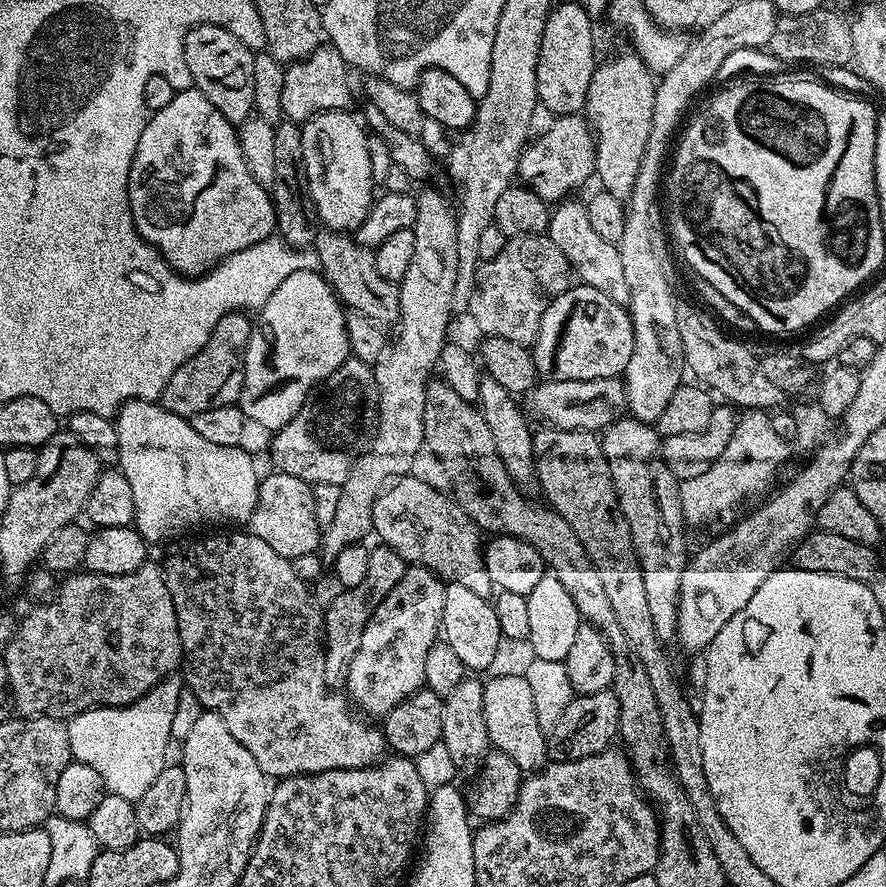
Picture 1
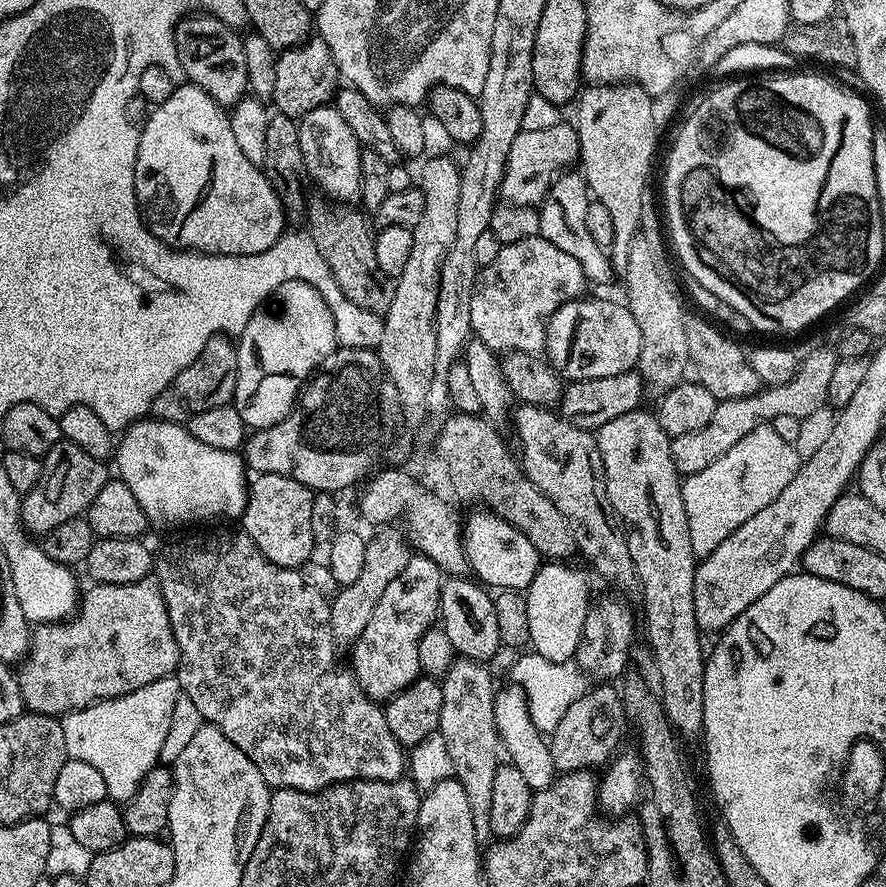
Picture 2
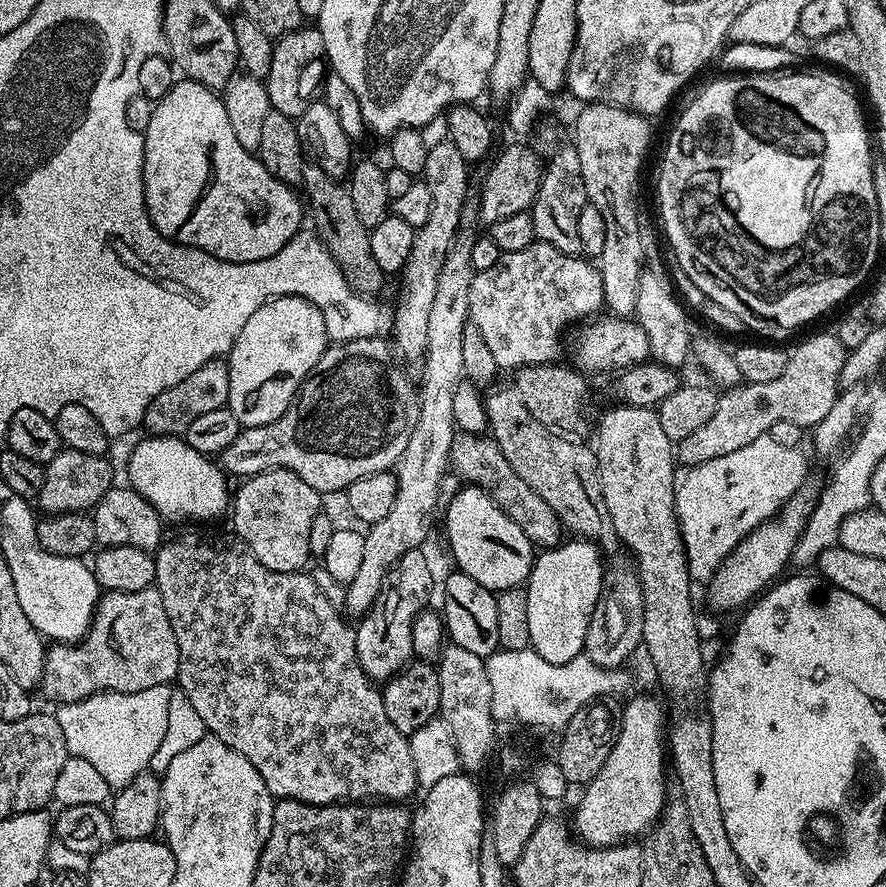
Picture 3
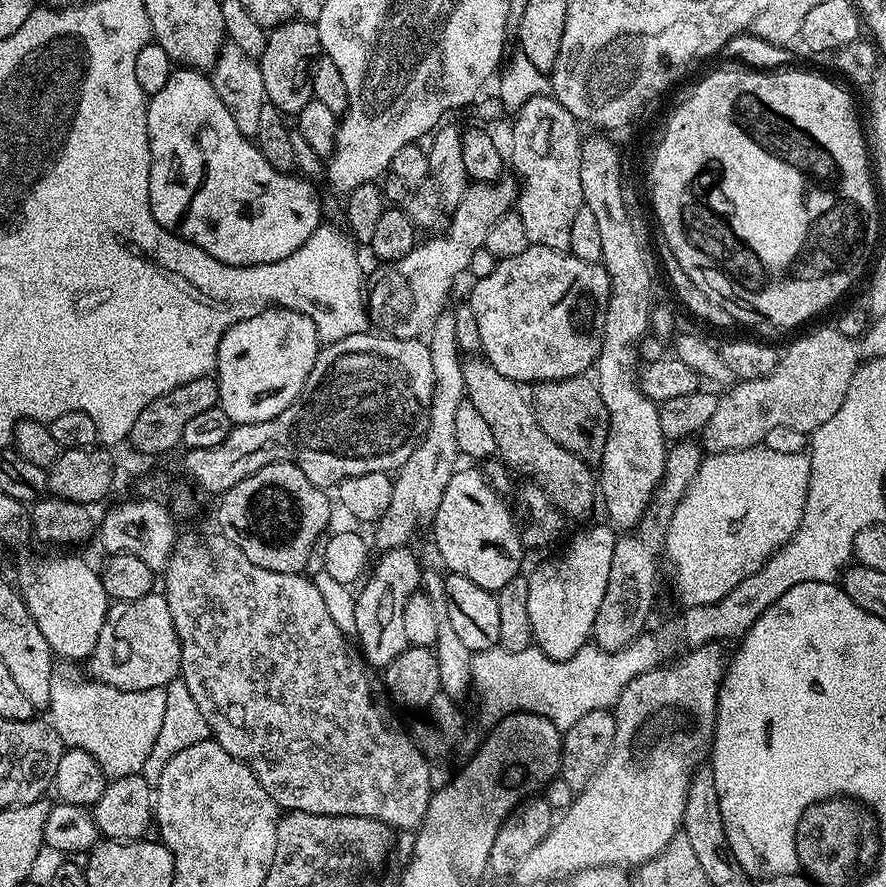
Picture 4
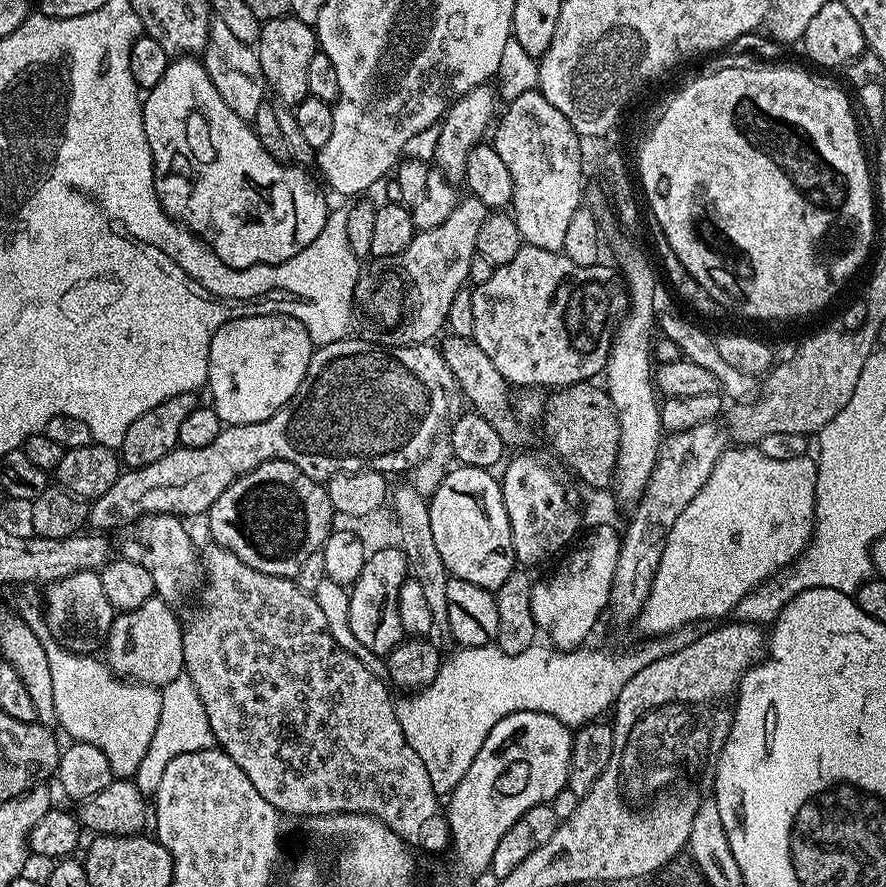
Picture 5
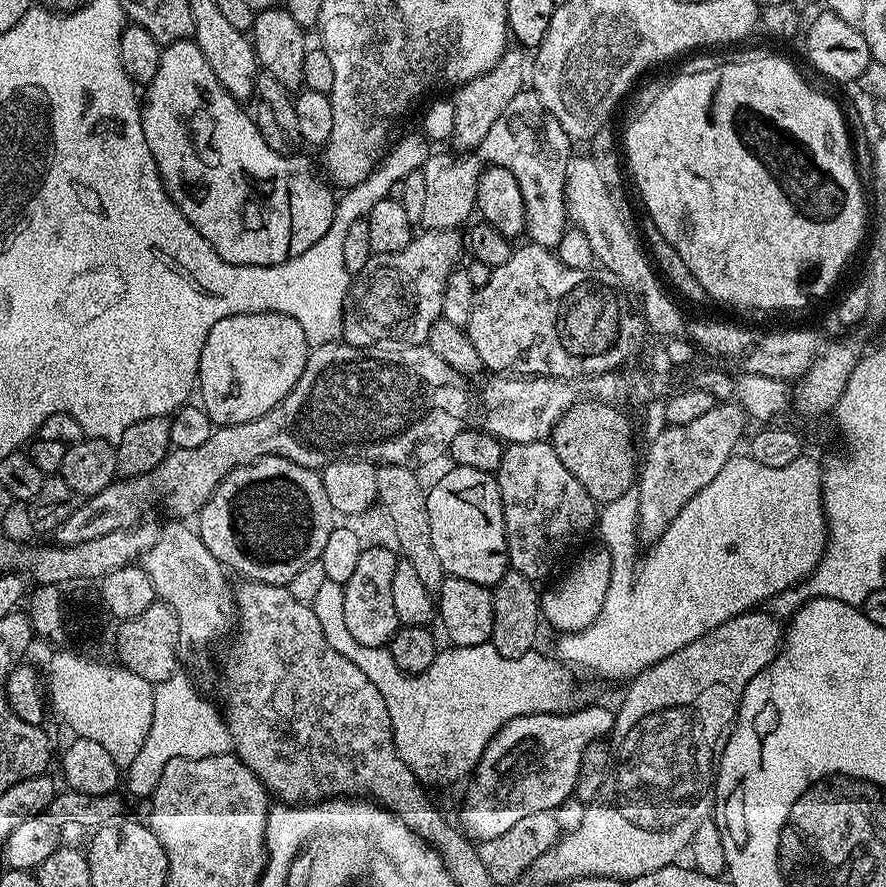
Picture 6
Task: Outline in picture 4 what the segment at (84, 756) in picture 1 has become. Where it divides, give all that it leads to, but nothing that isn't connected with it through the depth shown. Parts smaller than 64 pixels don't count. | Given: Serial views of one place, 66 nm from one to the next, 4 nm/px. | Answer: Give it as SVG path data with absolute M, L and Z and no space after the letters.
M60 662L55 665L53 677L50 678L50 698L47 715L50 717L52 729L64 743L65 749L77 748L86 750L102 766L105 777L134 776L143 770L143 763L149 757L158 739L166 711L166 694L164 688L150 690L118 690L114 686L104 684L101 680L80 677L79 672L71 663Z

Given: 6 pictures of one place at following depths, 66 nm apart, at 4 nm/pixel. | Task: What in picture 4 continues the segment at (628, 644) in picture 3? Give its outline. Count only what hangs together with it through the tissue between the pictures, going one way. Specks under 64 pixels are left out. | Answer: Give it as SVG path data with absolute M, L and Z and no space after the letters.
M695 439L673 443L668 449L664 476L656 487L656 493L652 495L651 504L644 511L644 517L631 534L621 535L617 539L609 582L598 608L597 618L594 619L591 639L595 647L607 652L617 652L622 650L622 646L634 642L634 638L645 631L647 624L644 623L647 622L648 615L652 612L652 603L656 600L656 579L660 576L660 560L662 564L668 527L672 525L678 502L682 502L690 482L698 474L701 459L702 448Z

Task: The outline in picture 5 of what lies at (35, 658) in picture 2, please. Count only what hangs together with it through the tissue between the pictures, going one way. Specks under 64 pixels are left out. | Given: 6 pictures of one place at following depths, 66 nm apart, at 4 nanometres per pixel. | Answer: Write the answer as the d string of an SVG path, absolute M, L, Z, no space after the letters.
M153 598L115 617L106 637L106 663L117 676L138 684L163 686L184 672L182 620L175 616L167 600Z

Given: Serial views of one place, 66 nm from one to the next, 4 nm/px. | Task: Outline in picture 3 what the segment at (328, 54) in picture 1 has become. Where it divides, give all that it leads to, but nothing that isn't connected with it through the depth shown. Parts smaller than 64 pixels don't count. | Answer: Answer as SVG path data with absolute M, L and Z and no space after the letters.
M301 26L274 43L274 58L270 61L270 74L266 81L272 108L282 114L299 118L321 95L326 75L324 43L319 27Z

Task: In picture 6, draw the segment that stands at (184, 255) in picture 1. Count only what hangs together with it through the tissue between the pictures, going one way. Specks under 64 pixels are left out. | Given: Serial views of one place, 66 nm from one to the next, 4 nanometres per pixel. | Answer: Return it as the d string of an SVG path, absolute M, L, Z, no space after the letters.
M195 39L175 40L173 44L163 45L158 62L158 74L154 74L154 78L146 85L146 92L148 97L146 95L143 97L140 121L142 130L146 134L146 146L150 146L150 154L154 154L154 162L160 171L164 189L168 191L178 210L182 210L190 226L194 226L194 230L198 230L198 234L202 234L202 238L206 238L206 242L214 246L214 250L223 260L242 266L274 266L306 254L306 250L310 250L310 246L314 246L314 242L318 242L318 238L322 238L322 234L330 230L330 222L336 213L337 202L337 197L332 196L333 189L325 183L319 171L316 173L312 169L312 164L306 157L275 152L270 150L270 146L266 146L266 142L262 142L262 134L258 134L258 126L252 121L251 115L247 111L243 112L240 109L243 108L241 101L231 96L222 86L222 82L214 78L214 70L210 70L210 62L206 62L206 54L202 54Z

